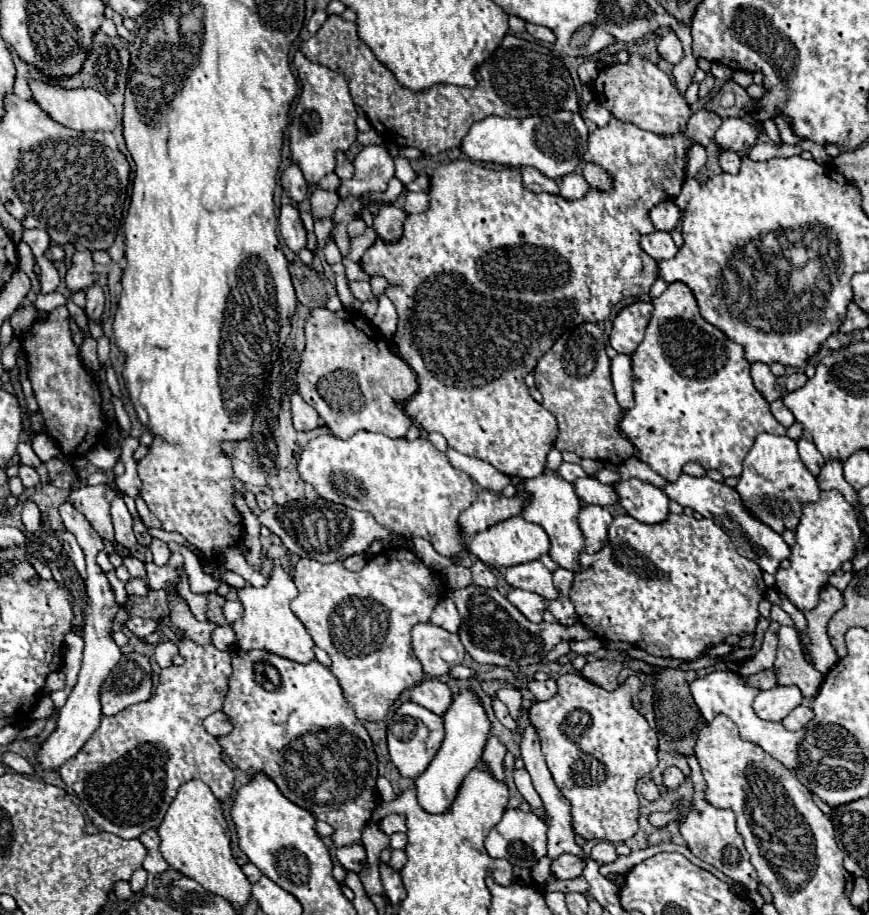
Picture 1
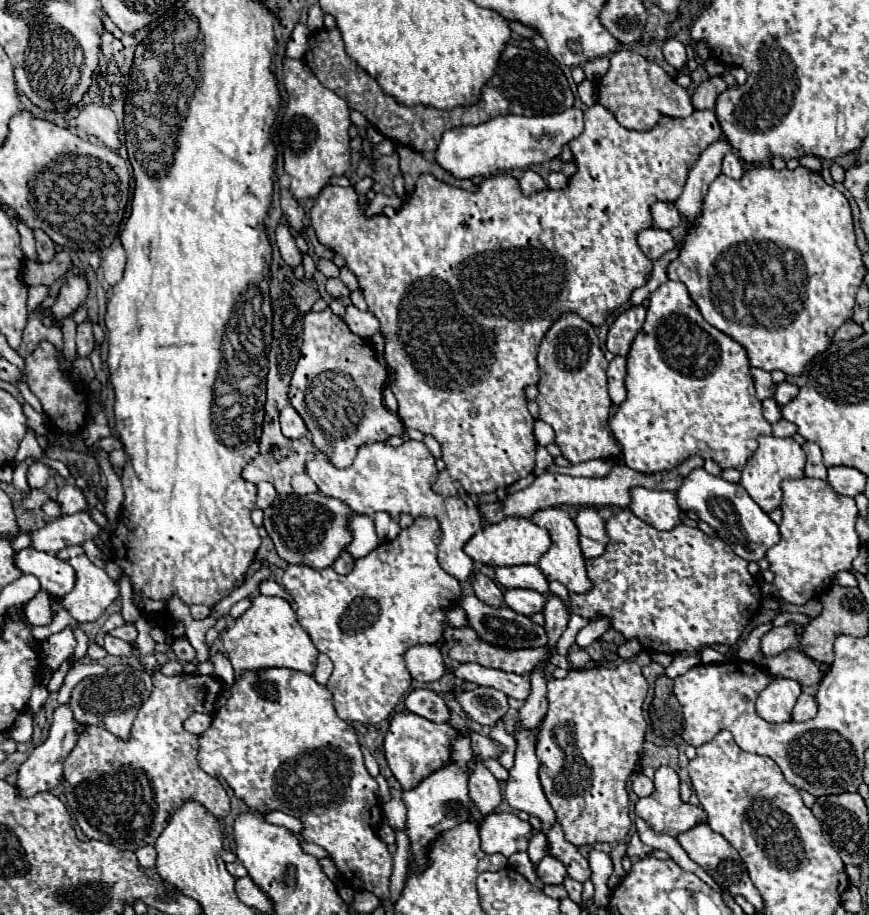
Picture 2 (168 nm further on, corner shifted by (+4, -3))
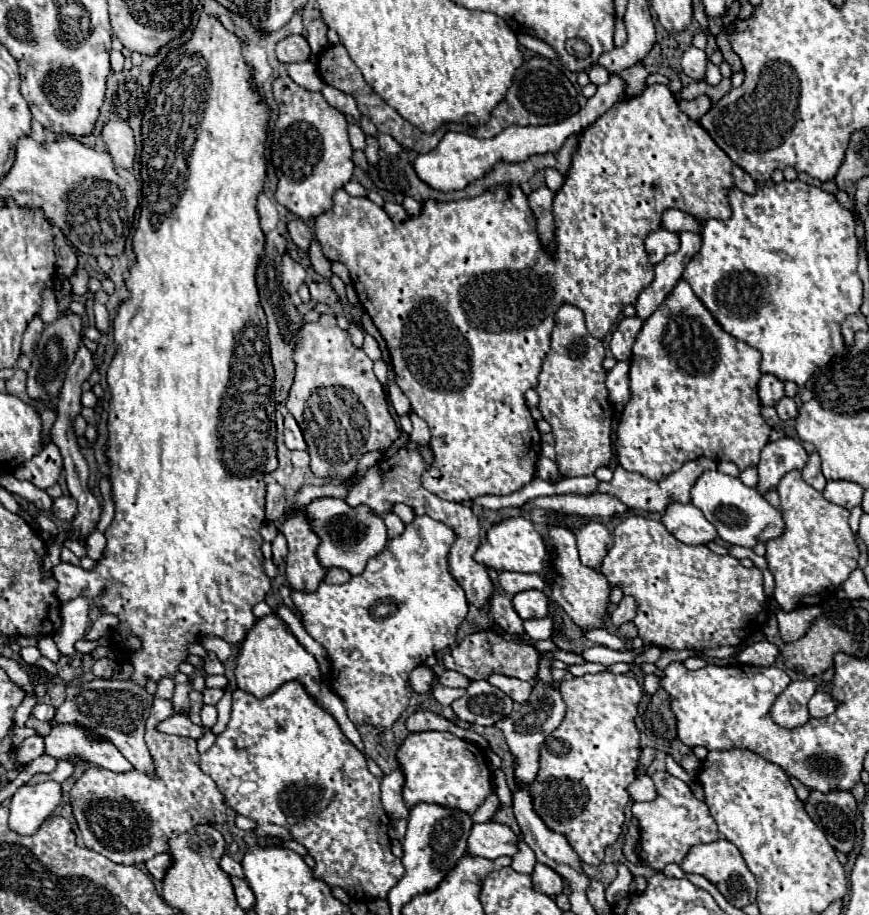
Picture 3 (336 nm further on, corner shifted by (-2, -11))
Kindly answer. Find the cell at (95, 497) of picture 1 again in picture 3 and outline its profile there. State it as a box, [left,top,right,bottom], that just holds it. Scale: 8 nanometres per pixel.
[53,495,77,521]

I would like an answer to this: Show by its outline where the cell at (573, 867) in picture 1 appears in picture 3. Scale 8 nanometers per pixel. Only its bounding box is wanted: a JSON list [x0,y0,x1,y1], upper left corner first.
[531,863,563,897]

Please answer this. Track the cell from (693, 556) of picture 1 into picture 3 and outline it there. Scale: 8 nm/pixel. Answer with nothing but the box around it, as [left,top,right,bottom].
[599,515,767,649]

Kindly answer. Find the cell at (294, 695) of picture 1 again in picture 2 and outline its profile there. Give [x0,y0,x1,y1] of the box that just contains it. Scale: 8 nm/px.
[197,669,393,899]

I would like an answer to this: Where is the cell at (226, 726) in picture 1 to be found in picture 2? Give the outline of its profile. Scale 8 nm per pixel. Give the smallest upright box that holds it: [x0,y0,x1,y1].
[183,713,211,735]

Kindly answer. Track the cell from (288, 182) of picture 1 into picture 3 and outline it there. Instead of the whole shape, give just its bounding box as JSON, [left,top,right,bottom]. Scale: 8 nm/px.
[287,217,313,251]

